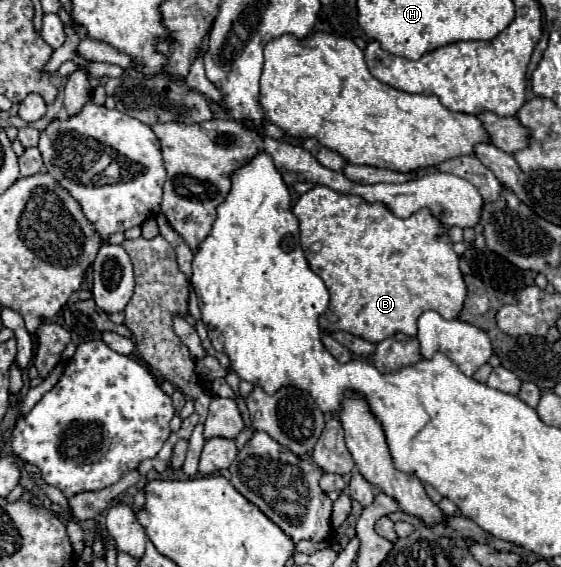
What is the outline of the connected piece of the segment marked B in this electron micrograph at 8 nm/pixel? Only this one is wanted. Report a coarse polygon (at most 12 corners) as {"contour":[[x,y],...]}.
{"contour":[[314,186],[292,212],[336,322],[416,336],[466,300],[428,208]]}

